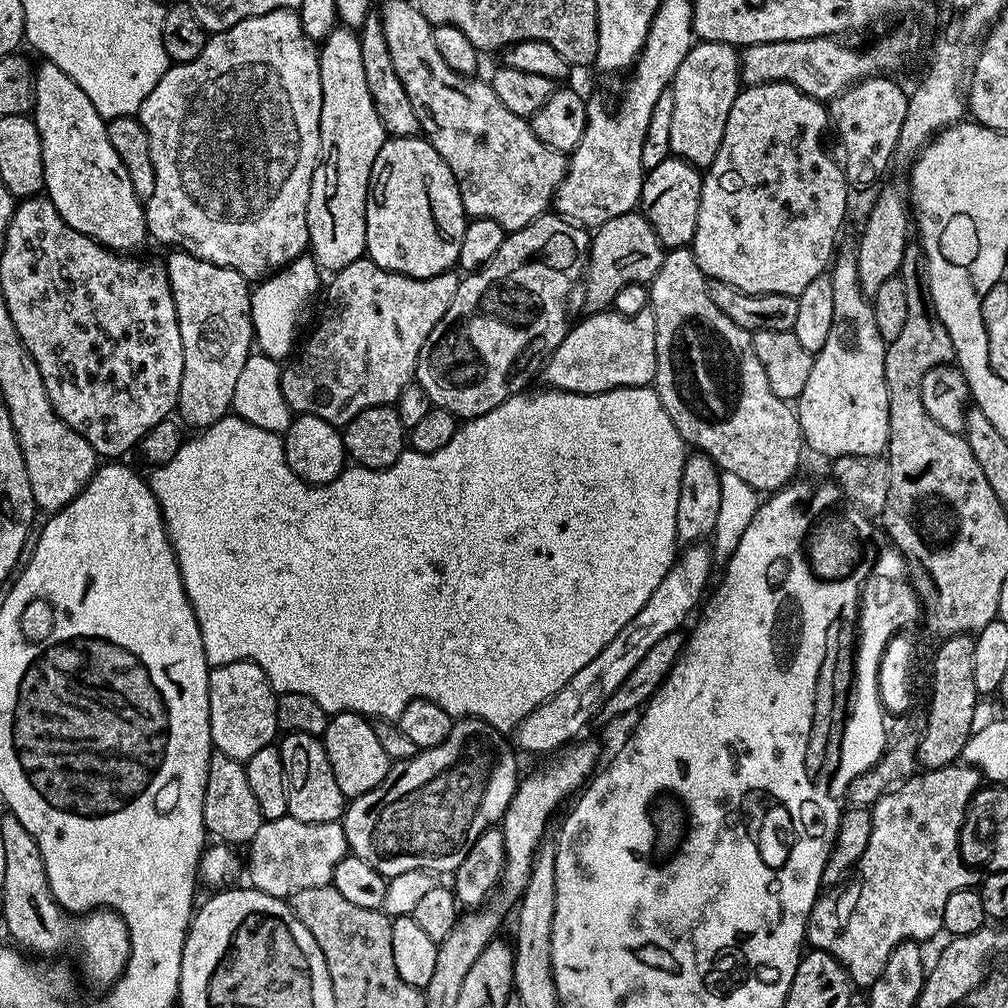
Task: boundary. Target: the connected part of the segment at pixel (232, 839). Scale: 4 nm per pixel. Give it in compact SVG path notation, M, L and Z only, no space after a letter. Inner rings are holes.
M213 751L208 763L208 777L204 791L205 829L211 835L213 832L217 841L229 846L237 846L236 844L247 846L252 843L254 834L258 834L264 821L258 806L258 798L254 798L254 790L250 790L250 782L246 779L244 764L226 754Z

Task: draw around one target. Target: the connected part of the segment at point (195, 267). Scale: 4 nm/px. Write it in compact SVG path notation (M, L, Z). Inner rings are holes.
M179 250L169 251L168 281L182 334L184 369L178 390L178 416L192 430L209 428L229 415L238 374L253 351L254 321L249 281L238 270L214 266L202 258Z

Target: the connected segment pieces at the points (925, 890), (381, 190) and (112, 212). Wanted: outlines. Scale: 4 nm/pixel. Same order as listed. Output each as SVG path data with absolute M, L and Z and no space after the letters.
M957 762L948 764L944 768L924 770L915 776L911 776L906 782L906 786L902 786L902 790L894 790L894 794L886 794L878 803L872 805L870 809L872 813L870 843L866 845L866 854L862 854L862 858L856 863L850 879L835 893L835 895L837 894L836 897L832 897L832 894L824 894L817 899L816 905L813 906L812 913L808 919L808 930L806 933L807 943L811 945L813 949L828 952L832 955L848 972L851 983L855 985L857 989L861 988L861 990L867 990L872 987L873 982L878 979L886 966L886 958L890 958L892 951L899 946L903 940L913 939L913 937L917 935L915 933L916 928L943 929L942 913L946 911L946 898L950 894L954 894L954 890L962 890L973 883L973 869L969 868L960 858L960 827L964 821L964 811L972 801L973 794L980 791L981 787L982 777L980 771L977 768L970 767L970 765L966 763Z
M394 136L385 139L382 150L378 150L378 158L374 158L372 178L368 185L368 219L376 220L405 220L404 224L388 224L384 232L388 236L404 236L408 232L408 245L396 244L392 248L392 261L379 261L382 270L394 270L410 278L434 278L438 274L447 272L457 267L460 251L462 250L462 234L466 234L469 217L464 215L462 198L458 190L458 182L454 174L450 174L450 166L442 162L438 150L429 140L420 136Z
M47 62L37 63L34 75L34 102L30 115L42 138L44 192L48 200L54 202L54 210L58 210L58 214L62 214L62 218L74 230L86 234L117 254L131 253L131 248L138 247L148 236L146 208L134 194L134 186L130 186L130 174L126 174L122 158L118 158L114 146L110 146L104 117L98 114L98 110L94 110L94 102L82 94L82 86L78 86L70 74L58 70L58 66Z

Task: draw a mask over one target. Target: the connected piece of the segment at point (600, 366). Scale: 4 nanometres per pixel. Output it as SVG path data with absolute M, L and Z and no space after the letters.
M651 307L633 316L605 310L585 317L569 327L566 338L544 365L542 380L548 383L545 385L549 389L593 396L599 392L612 392L615 388L643 388L655 381L656 331Z

